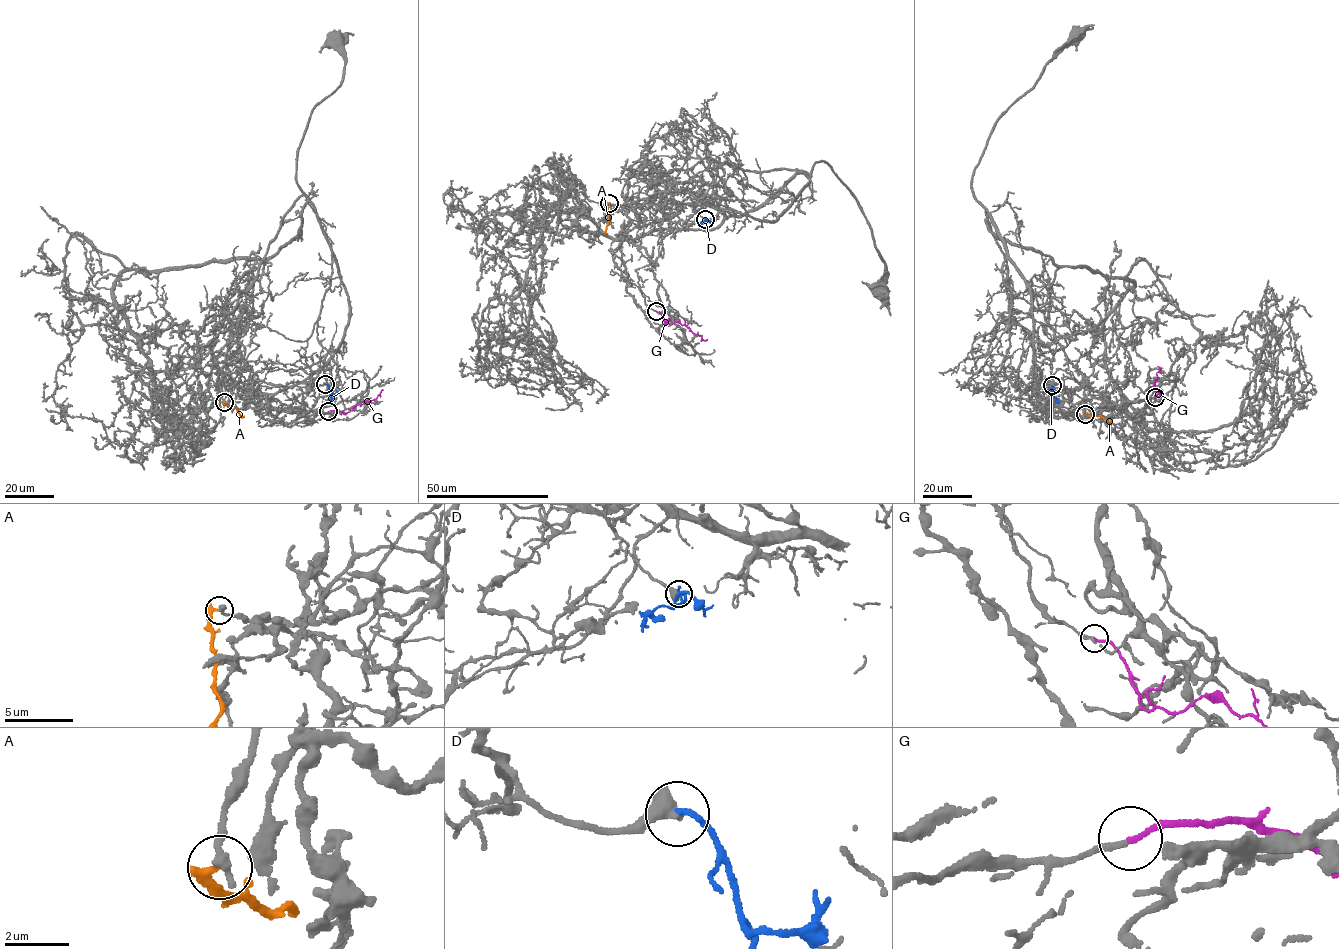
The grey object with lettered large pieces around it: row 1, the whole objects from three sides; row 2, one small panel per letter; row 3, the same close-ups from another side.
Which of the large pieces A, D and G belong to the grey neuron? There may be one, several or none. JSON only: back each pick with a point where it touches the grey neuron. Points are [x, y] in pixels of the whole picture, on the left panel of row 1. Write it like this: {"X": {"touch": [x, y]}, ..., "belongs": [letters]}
{"D": {"touch": [325, 384]}, "G": {"touch": [328, 411]}, "belongs": ["D", "G"]}

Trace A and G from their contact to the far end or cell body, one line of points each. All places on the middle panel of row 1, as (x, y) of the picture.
A: (609, 203), (605, 234)
G: (656, 311), (666, 324), (678, 322), (707, 339)

